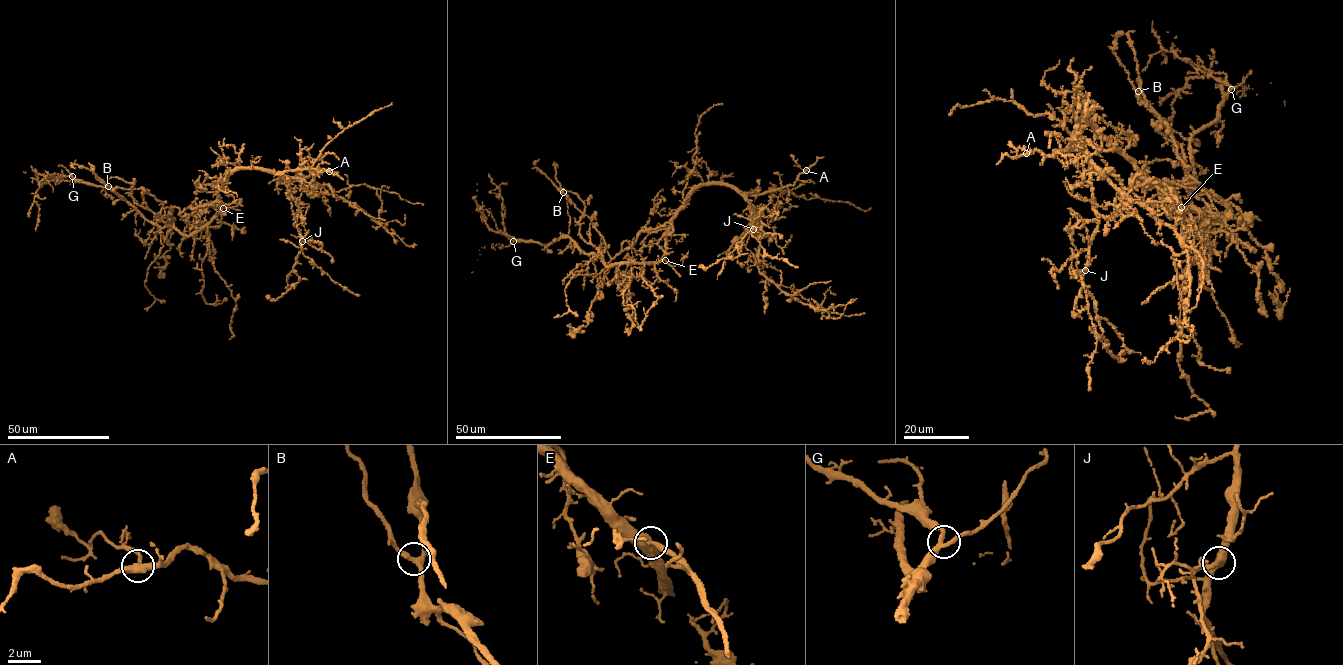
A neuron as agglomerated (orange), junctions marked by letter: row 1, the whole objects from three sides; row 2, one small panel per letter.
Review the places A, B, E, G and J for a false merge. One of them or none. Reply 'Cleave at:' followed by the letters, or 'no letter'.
Cleave at: no letter

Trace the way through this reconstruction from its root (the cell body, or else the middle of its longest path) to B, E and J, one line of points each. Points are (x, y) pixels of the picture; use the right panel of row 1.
B: (1137, 167), (1143, 180), (1166, 180), (1171, 188), (1198, 183), (1138, 91)
E: (1137, 167), (1152, 184), (1181, 208)
J: (1137, 167), (1135, 160), (1090, 122), (1083, 120), (1076, 131), (1089, 163), (1091, 199), (1098, 221), (1085, 270)

